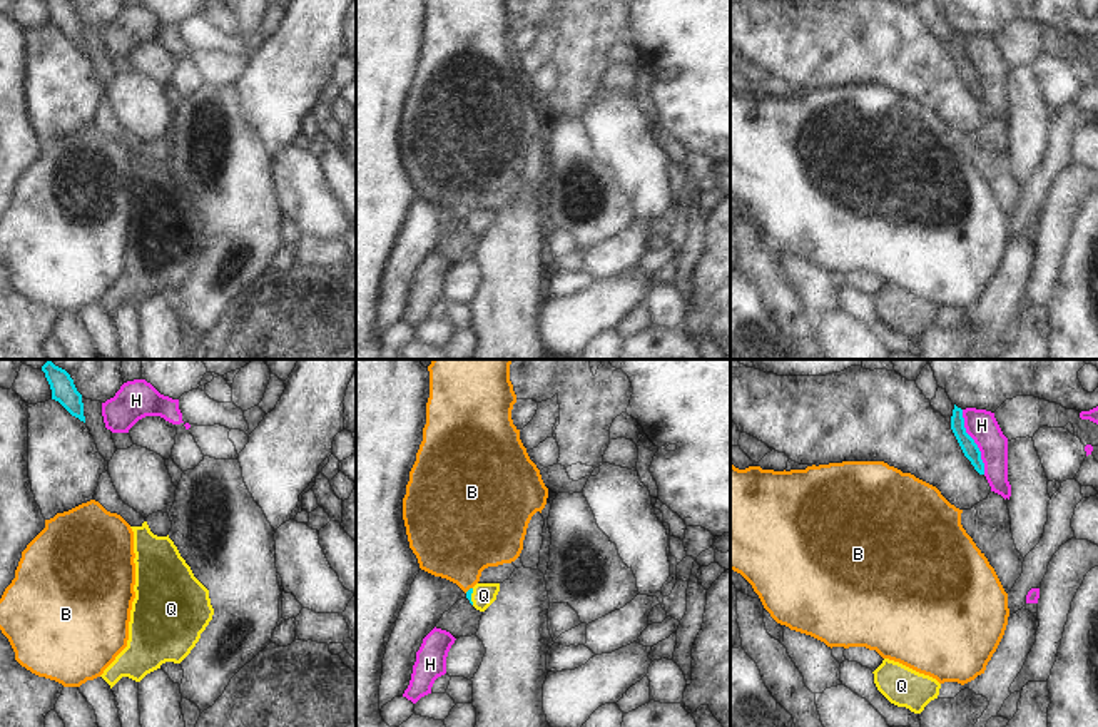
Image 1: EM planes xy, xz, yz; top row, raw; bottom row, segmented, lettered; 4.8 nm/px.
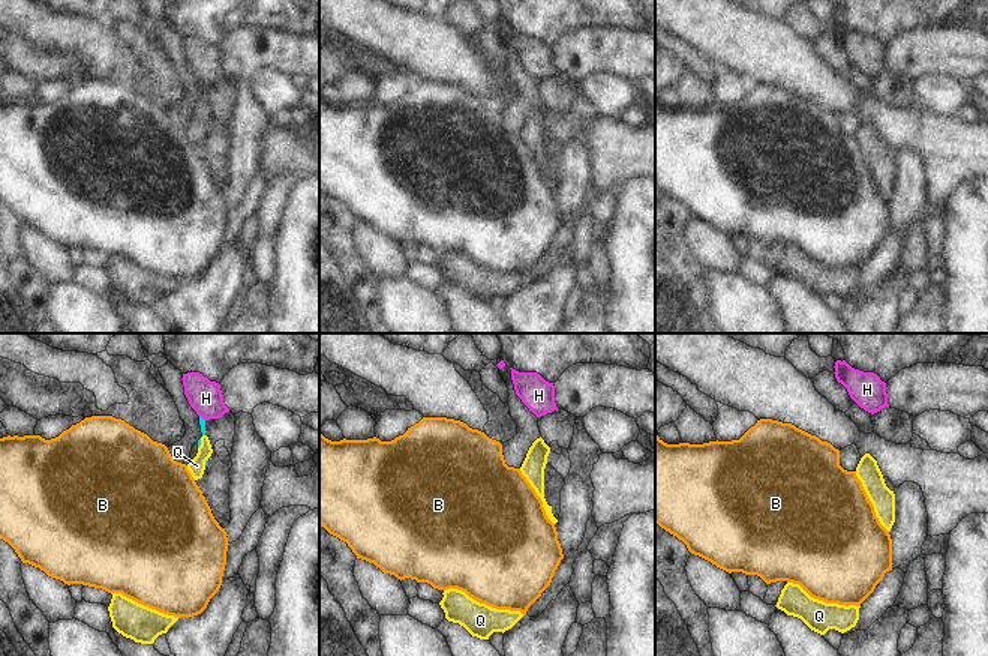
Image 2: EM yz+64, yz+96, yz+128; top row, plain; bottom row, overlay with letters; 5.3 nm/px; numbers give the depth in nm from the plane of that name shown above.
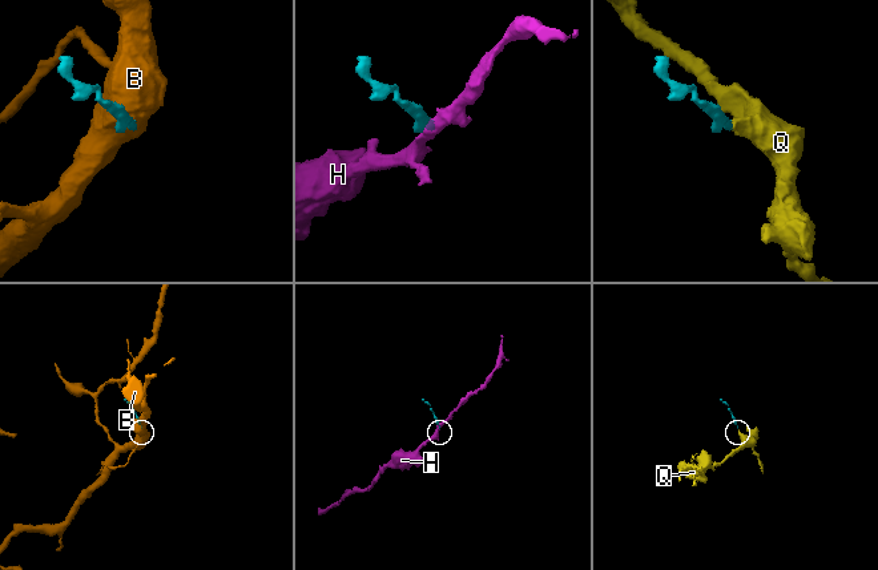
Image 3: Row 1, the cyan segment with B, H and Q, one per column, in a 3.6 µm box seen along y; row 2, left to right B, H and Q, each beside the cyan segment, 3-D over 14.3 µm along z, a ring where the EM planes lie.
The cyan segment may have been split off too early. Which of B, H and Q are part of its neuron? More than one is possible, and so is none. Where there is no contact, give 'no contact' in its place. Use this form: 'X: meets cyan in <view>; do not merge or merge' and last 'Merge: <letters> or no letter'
B: meets cyan in xz; do not merge
H: meets cyan in yz; do not merge
Q: meets cyan in xz; merge
Merge: Q

